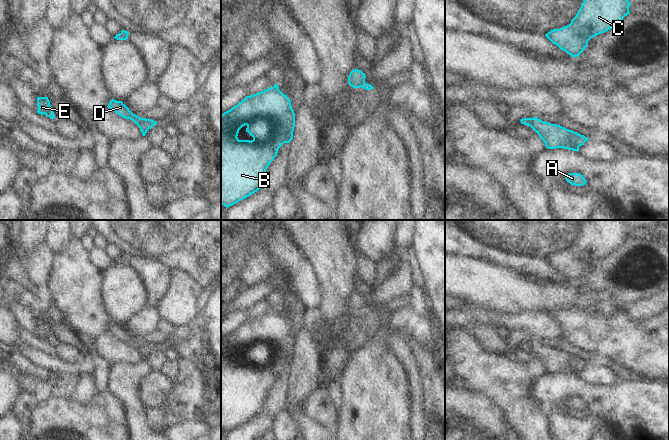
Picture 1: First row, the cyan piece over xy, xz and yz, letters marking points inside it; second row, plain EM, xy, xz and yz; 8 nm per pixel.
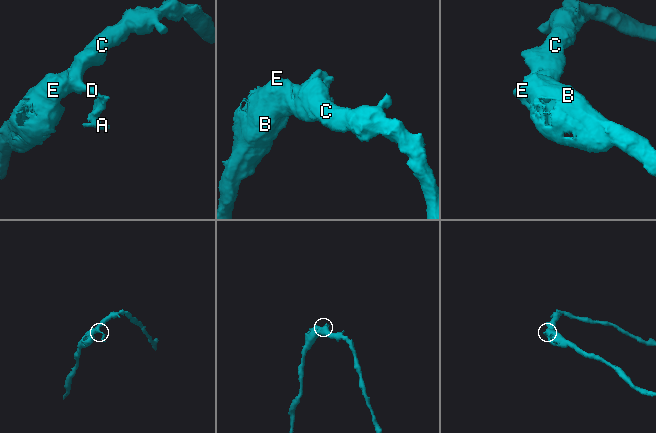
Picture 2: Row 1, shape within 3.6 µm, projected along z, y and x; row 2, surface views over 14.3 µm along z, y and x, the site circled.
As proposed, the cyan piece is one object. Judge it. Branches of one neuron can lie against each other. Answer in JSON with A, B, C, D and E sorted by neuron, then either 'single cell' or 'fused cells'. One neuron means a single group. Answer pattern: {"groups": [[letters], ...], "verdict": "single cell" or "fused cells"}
{"groups": [["A"], ["B", "C", "D", "E"]], "verdict": "fused cells"}

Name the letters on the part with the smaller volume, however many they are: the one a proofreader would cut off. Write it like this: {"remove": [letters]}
{"remove": ["A"]}

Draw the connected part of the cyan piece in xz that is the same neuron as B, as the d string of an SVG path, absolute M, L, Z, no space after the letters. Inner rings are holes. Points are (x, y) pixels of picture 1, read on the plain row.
M275 308L262 316L246 320L236 330L221 339L221 429L230 431L257 416L263 409L263 403L270 387L277 380L279 372L293 363L295 337L291 325ZM243 350L253 363L239 364L238 357Z

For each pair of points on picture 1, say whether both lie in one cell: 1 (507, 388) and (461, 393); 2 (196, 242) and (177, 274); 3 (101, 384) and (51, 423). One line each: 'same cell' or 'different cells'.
1: different cells
2: different cells
3: different cells

